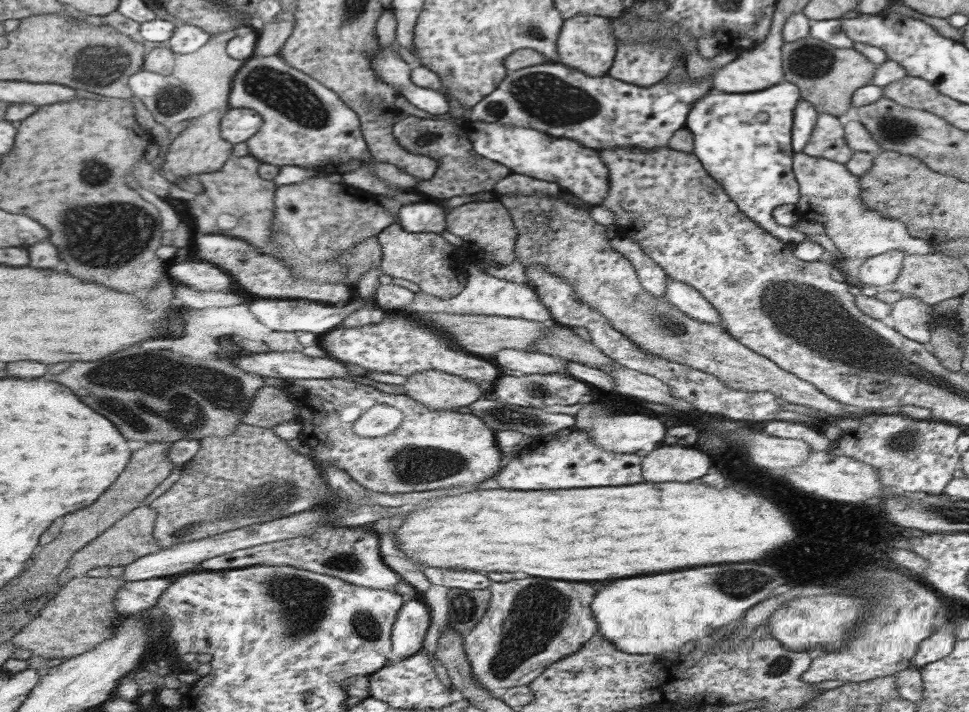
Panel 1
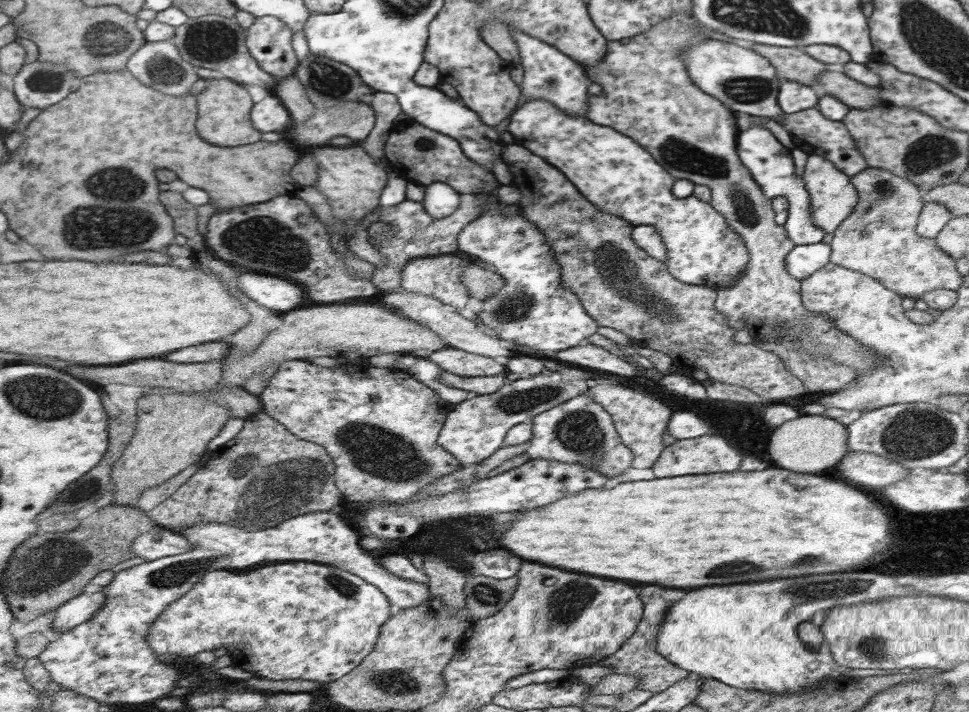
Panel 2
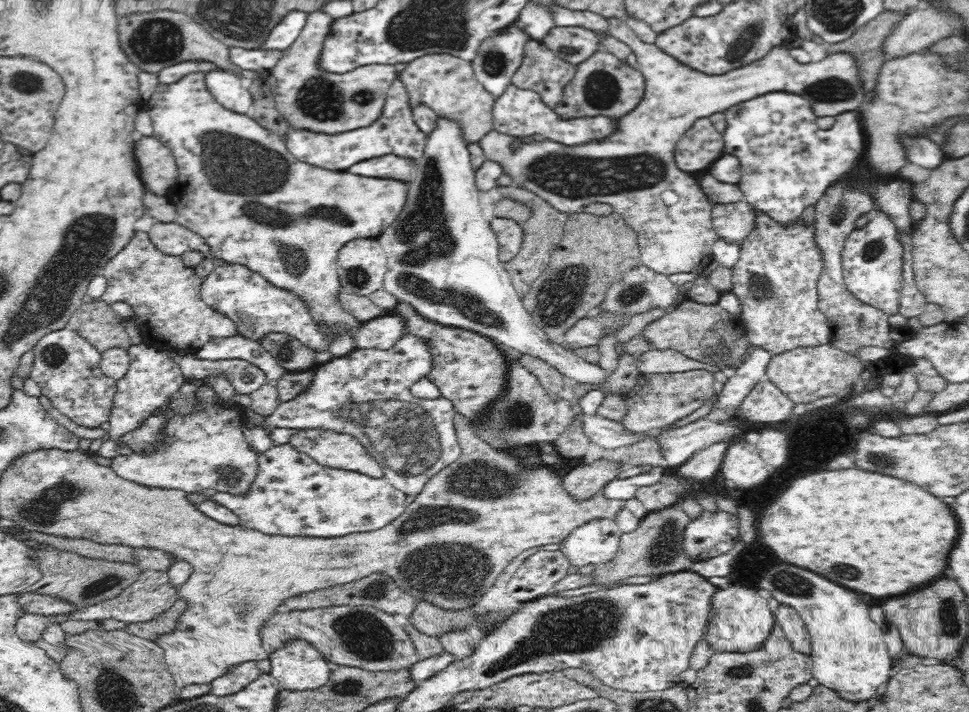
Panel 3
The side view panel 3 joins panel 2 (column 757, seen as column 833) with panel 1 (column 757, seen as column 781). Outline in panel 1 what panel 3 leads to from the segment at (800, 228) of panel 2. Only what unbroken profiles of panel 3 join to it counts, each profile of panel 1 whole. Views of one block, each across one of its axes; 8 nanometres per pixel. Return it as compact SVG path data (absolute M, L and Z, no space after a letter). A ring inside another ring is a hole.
M785 80L775 84L775 86L757 92L729 94L712 91L692 104L692 110L687 114L687 122L684 123L684 127L689 130L693 136L692 153L698 158L703 167L708 169L709 176L714 177L723 186L724 192L739 206L740 212L751 221L755 221L761 229L768 230L768 233L771 233L773 237L777 237L782 242L792 245L804 241L805 236L801 234L801 232L793 231L790 227L781 227L778 225L775 220L773 220L773 212L781 205L795 205L799 203L799 185L796 183L795 174L792 172L792 159L794 155L792 152L792 116L796 104L799 101L800 89L797 85Z

